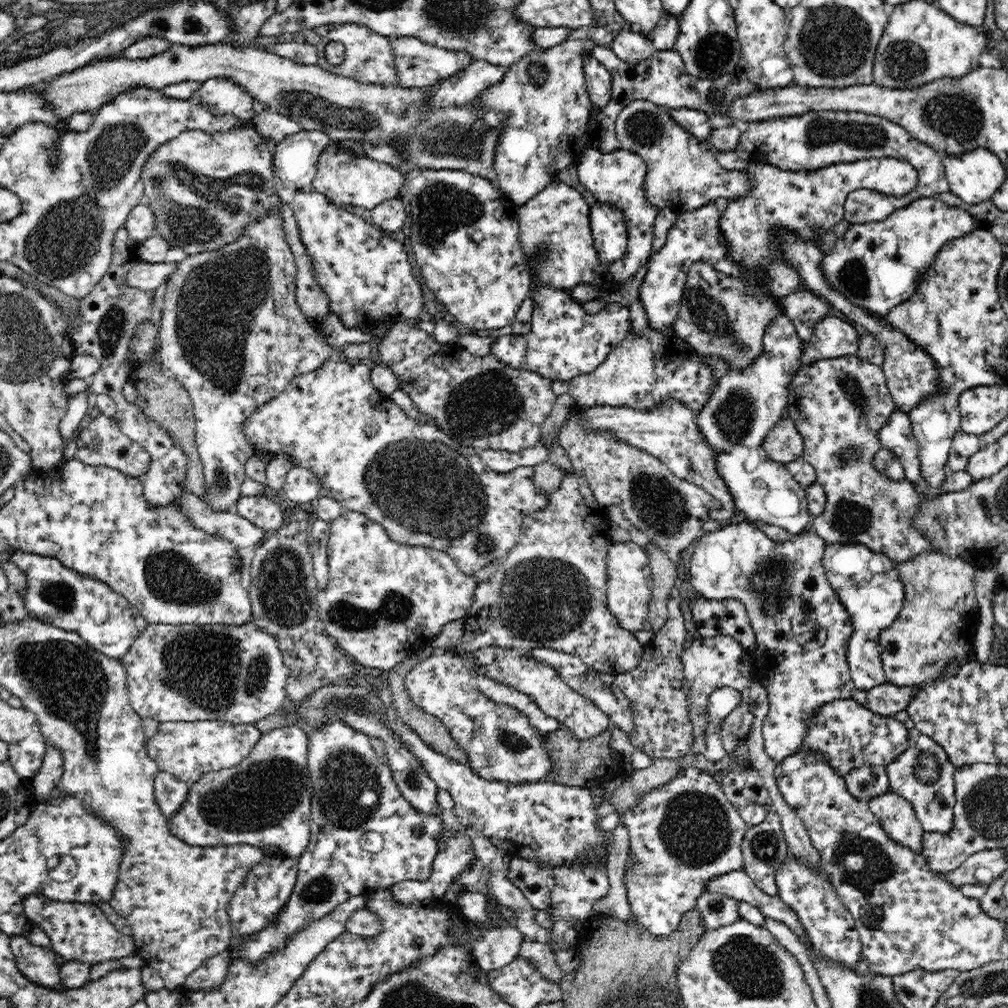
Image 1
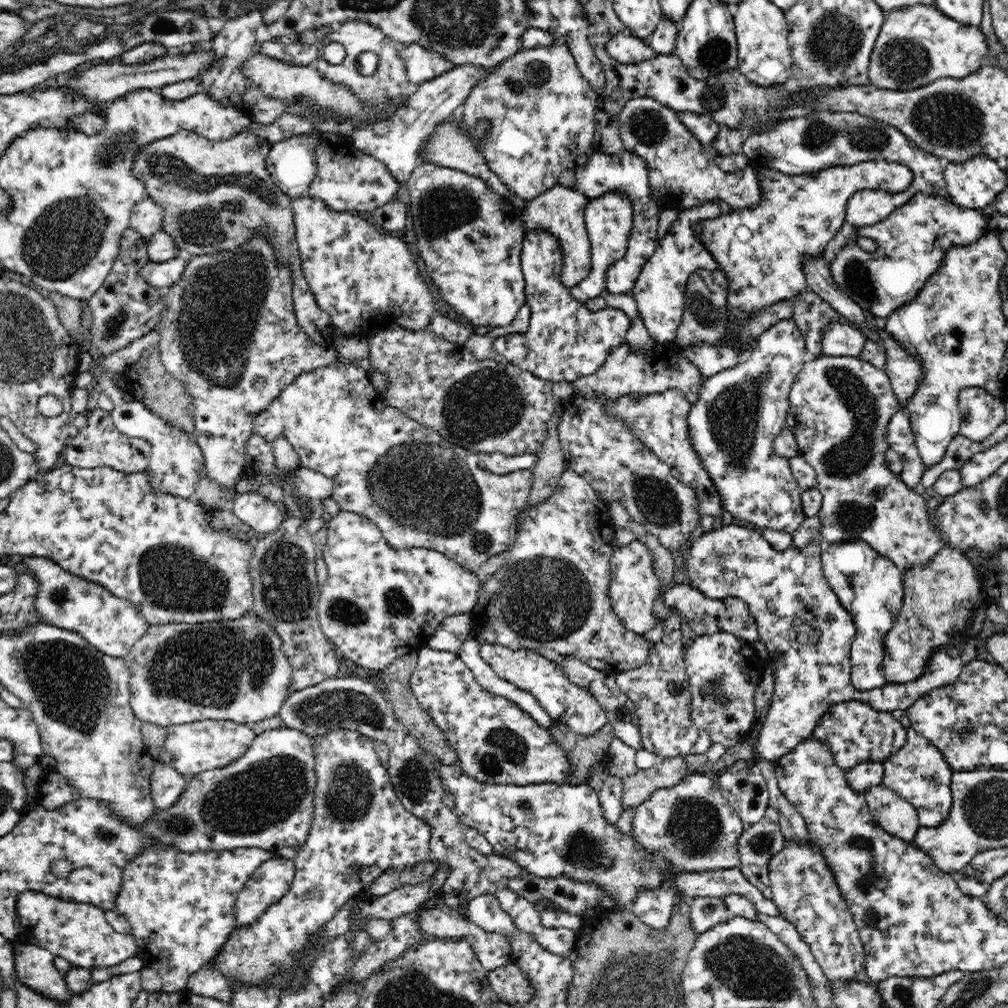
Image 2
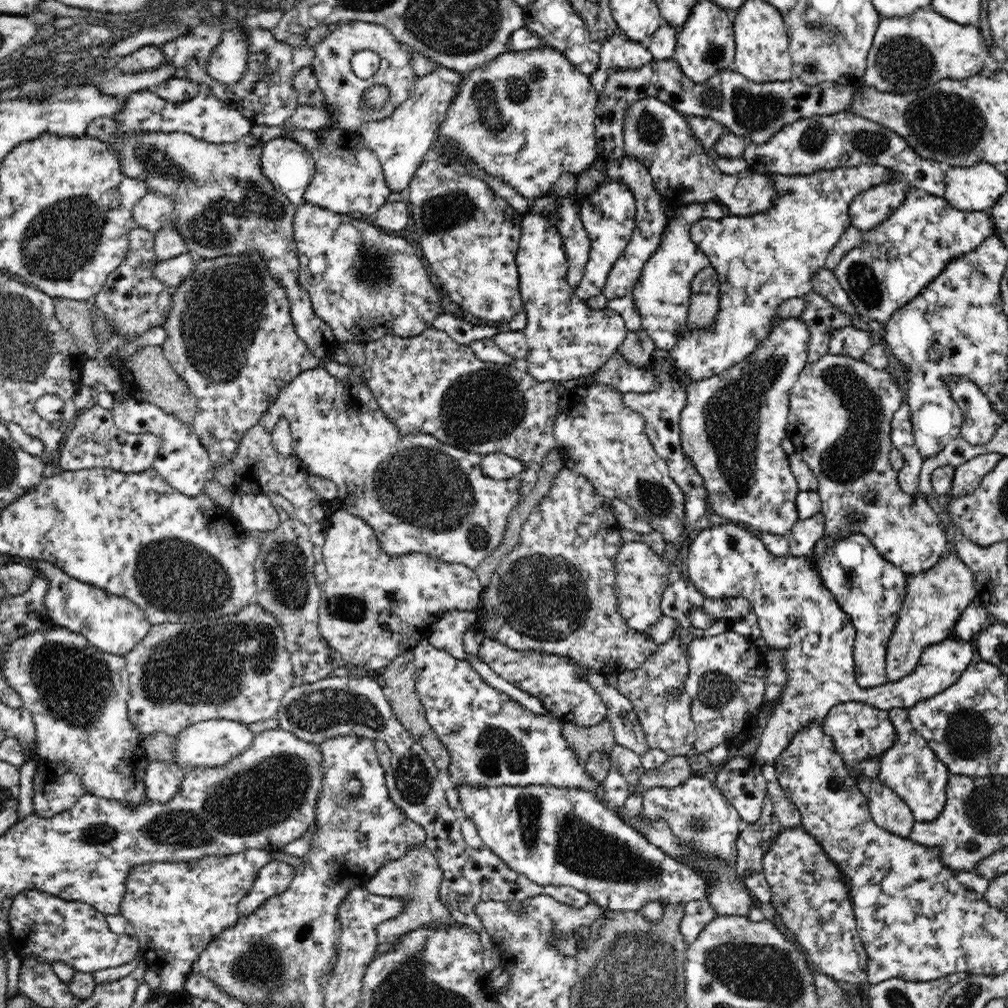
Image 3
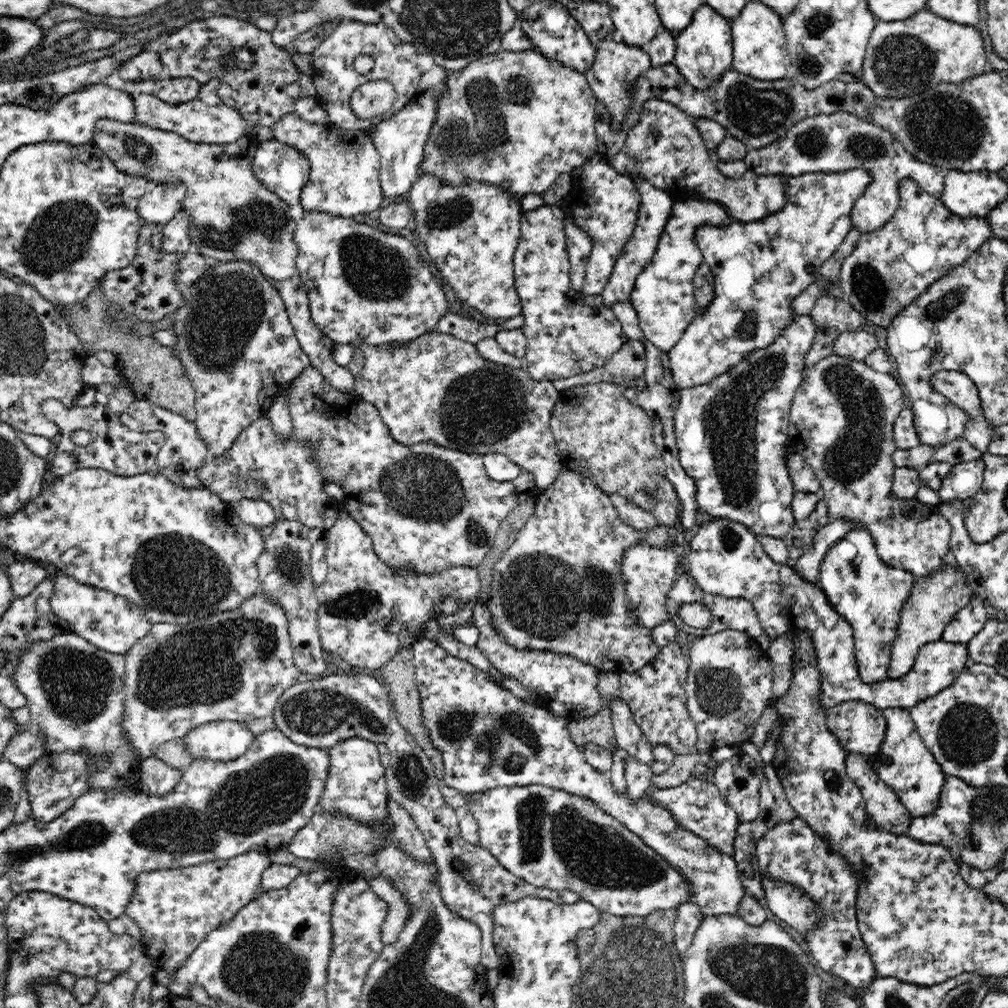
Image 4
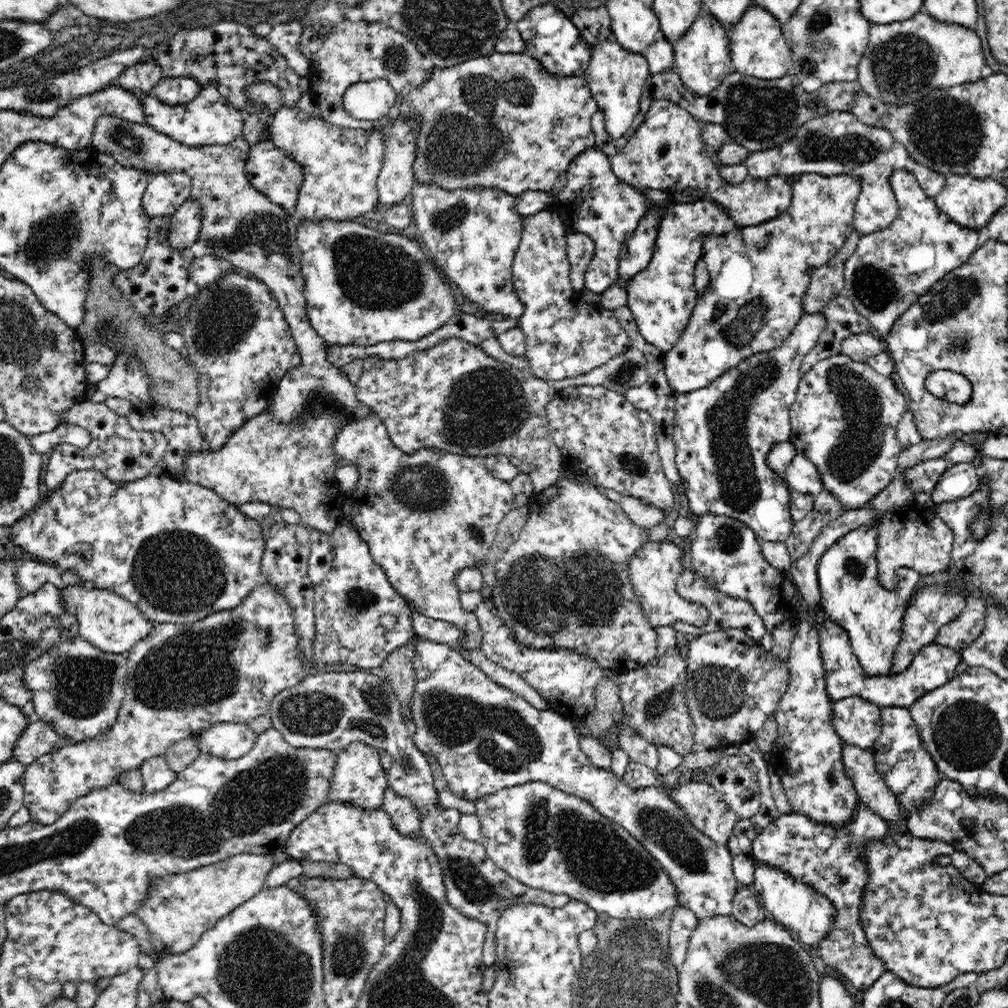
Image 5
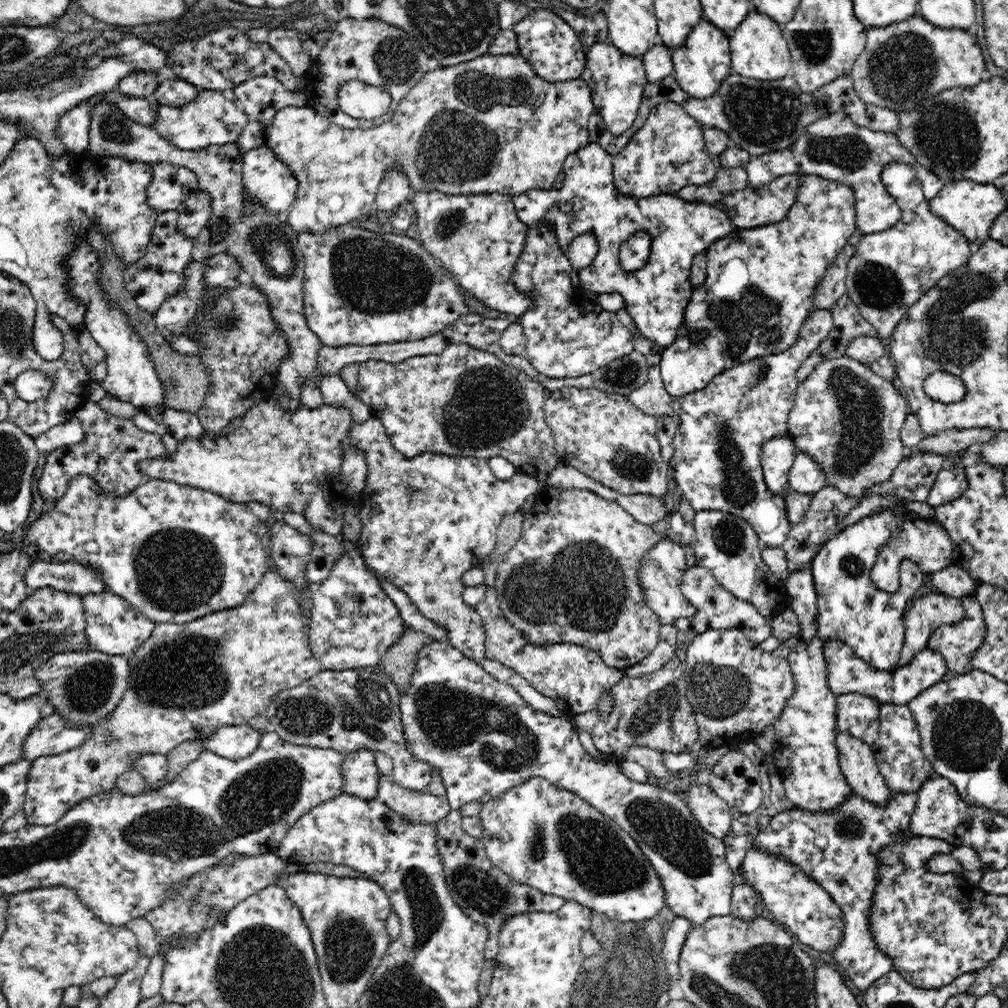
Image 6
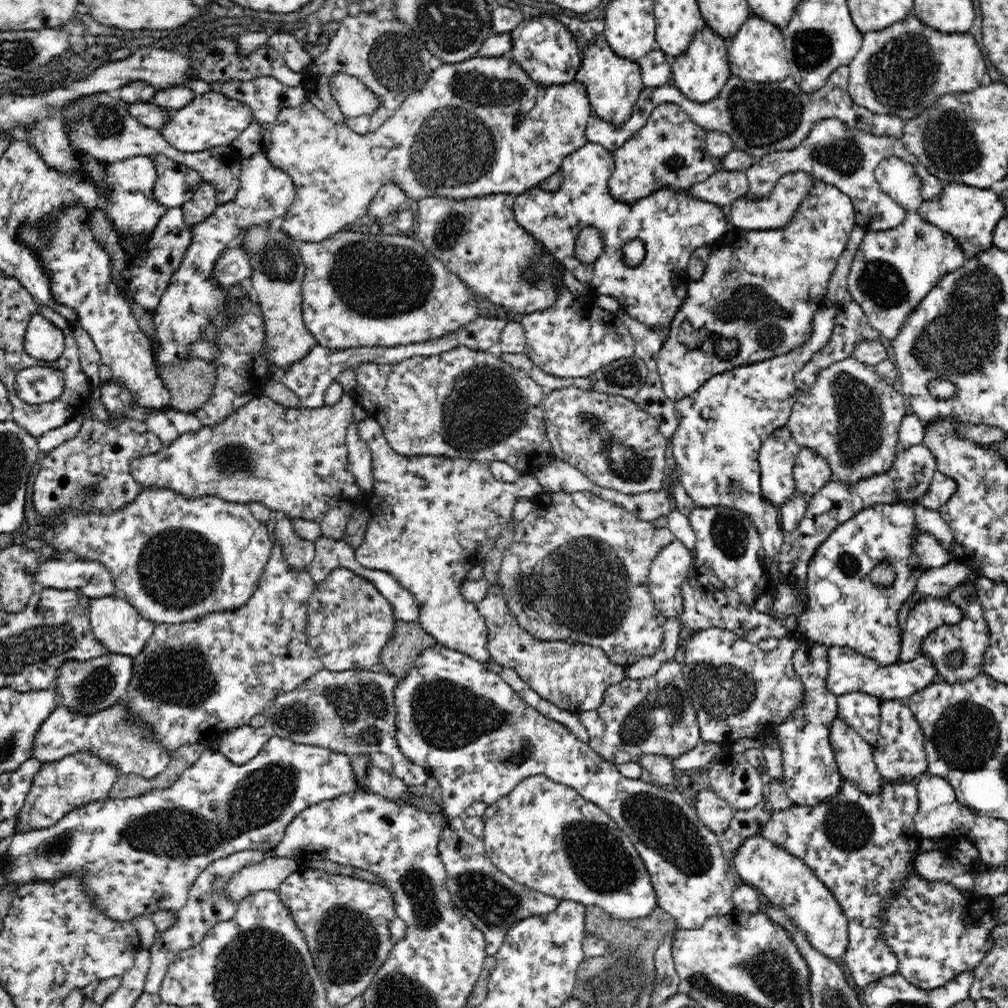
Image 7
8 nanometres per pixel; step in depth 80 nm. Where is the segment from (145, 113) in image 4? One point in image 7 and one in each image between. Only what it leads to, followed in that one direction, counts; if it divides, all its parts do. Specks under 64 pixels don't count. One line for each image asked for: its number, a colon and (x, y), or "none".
5: (209, 119)
6: (213, 118)
7: (211, 119)

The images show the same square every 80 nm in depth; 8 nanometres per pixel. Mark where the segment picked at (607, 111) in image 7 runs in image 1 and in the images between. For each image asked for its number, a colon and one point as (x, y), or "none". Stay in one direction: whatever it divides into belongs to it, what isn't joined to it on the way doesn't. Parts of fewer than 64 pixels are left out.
1: (632, 47)
2: (625, 48)
3: (617, 53)
4: (616, 66)
5: (616, 77)
6: (617, 81)

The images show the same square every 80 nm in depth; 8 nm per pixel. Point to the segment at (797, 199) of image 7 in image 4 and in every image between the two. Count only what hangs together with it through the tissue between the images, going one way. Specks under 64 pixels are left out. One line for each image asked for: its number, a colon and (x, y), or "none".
4: (665, 148)
5: (667, 153)
6: (751, 208)

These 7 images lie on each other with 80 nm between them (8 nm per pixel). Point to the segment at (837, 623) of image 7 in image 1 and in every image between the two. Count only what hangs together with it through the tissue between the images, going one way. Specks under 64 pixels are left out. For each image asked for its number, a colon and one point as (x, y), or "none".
1: (868, 584)
2: (869, 586)
3: (870, 590)
4: (869, 595)
5: (851, 597)
6: (851, 609)

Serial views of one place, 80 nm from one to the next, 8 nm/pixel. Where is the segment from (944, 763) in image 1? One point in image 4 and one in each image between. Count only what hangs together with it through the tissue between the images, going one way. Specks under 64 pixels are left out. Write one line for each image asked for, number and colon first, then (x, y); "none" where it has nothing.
2: (917, 772)
3: (909, 767)
4: (903, 761)

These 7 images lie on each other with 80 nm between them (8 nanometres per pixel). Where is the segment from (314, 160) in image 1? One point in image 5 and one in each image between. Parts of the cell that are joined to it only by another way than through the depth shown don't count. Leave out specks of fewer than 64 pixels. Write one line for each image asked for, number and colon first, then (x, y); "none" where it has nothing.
2: (291, 163)
3: (286, 165)
4: (279, 168)
5: (271, 172)

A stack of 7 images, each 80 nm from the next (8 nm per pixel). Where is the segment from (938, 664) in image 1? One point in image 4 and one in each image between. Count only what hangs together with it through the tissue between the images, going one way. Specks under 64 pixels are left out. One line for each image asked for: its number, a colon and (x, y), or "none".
2: (940, 597)
3: (935, 599)
4: (935, 600)

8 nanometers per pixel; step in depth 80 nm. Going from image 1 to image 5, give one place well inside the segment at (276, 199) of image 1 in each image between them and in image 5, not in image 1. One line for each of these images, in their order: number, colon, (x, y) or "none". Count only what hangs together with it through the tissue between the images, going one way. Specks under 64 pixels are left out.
2: (216, 196)
3: (225, 206)
4: (234, 218)
5: (242, 226)

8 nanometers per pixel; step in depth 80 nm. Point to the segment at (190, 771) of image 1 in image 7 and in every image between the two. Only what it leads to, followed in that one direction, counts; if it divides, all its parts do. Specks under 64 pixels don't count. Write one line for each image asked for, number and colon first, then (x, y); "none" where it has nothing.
2: (204, 745)
3: (212, 743)
4: (224, 740)
5: (228, 740)
6: (233, 742)
7: (240, 745)

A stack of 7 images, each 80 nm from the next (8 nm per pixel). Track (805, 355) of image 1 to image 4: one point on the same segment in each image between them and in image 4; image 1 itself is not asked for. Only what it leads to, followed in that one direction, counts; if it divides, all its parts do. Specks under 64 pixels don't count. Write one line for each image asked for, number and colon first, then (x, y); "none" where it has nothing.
2: (839, 339)
3: (851, 341)
4: (858, 345)

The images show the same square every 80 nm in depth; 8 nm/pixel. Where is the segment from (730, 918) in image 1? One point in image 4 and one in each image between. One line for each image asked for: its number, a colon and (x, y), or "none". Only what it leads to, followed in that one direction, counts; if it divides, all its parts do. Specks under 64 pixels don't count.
2: (704, 912)
3: (697, 913)
4: (689, 917)

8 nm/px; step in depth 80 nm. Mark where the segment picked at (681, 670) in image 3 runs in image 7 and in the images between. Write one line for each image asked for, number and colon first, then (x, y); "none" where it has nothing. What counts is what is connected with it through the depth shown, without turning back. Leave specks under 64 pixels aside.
4: (655, 694)
5: (654, 704)
6: (653, 710)
7: (654, 715)

